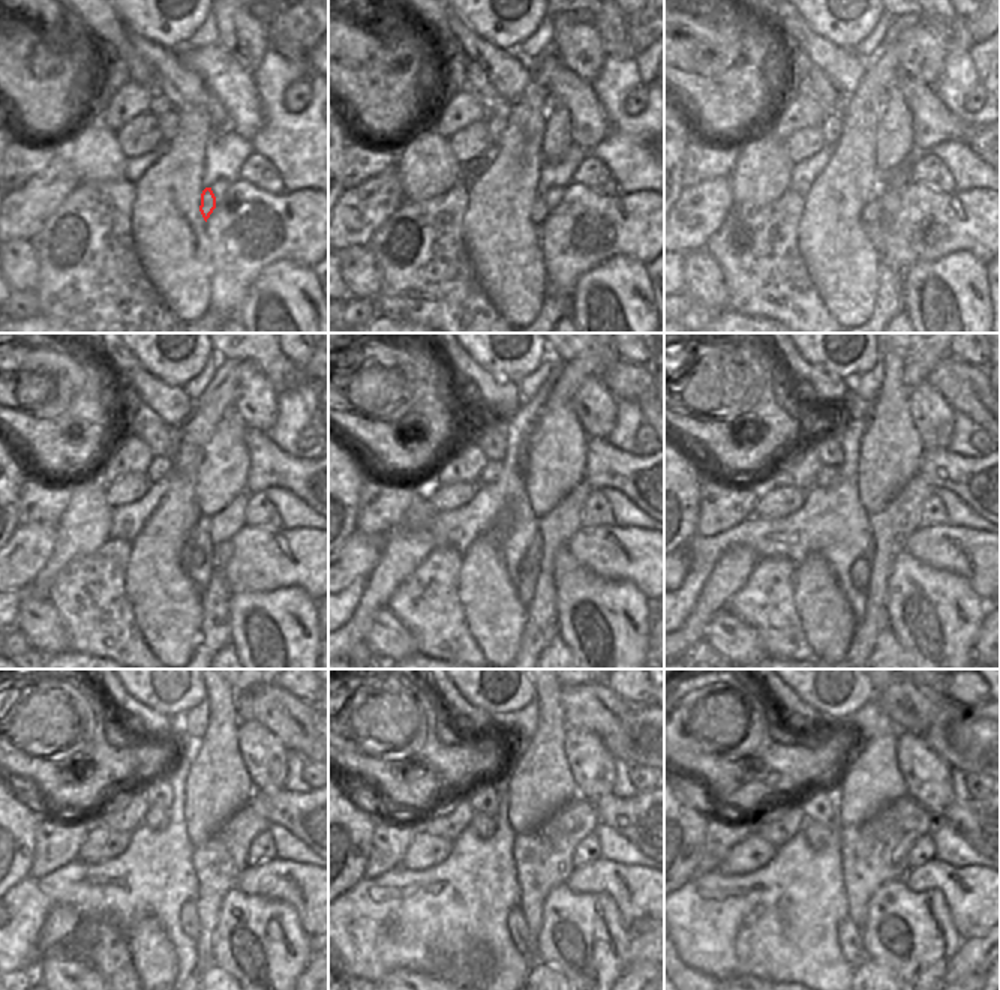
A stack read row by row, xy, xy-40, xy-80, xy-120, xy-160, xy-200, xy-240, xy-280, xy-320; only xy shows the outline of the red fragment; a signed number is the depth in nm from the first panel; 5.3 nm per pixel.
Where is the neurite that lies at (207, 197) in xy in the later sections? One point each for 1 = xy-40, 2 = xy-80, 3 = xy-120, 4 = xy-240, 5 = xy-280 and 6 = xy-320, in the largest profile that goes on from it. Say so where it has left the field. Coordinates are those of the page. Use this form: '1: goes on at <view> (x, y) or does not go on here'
1: goes on at xy-40 (538, 212)
2: goes on at xy-80 (871, 213)
3: goes on at xy-120 (203, 548)
4: goes on at xy-240 (189, 923)
5: goes on at xy-280 (516, 923)
6: goes on at xy-320 (849, 935)

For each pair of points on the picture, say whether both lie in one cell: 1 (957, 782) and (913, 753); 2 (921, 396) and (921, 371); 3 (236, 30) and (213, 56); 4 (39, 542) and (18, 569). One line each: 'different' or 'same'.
1: different
2: different
3: different
4: same

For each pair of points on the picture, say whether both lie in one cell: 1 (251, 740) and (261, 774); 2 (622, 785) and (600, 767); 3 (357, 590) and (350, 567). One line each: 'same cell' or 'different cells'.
1: same cell
2: different cells
3: different cells

